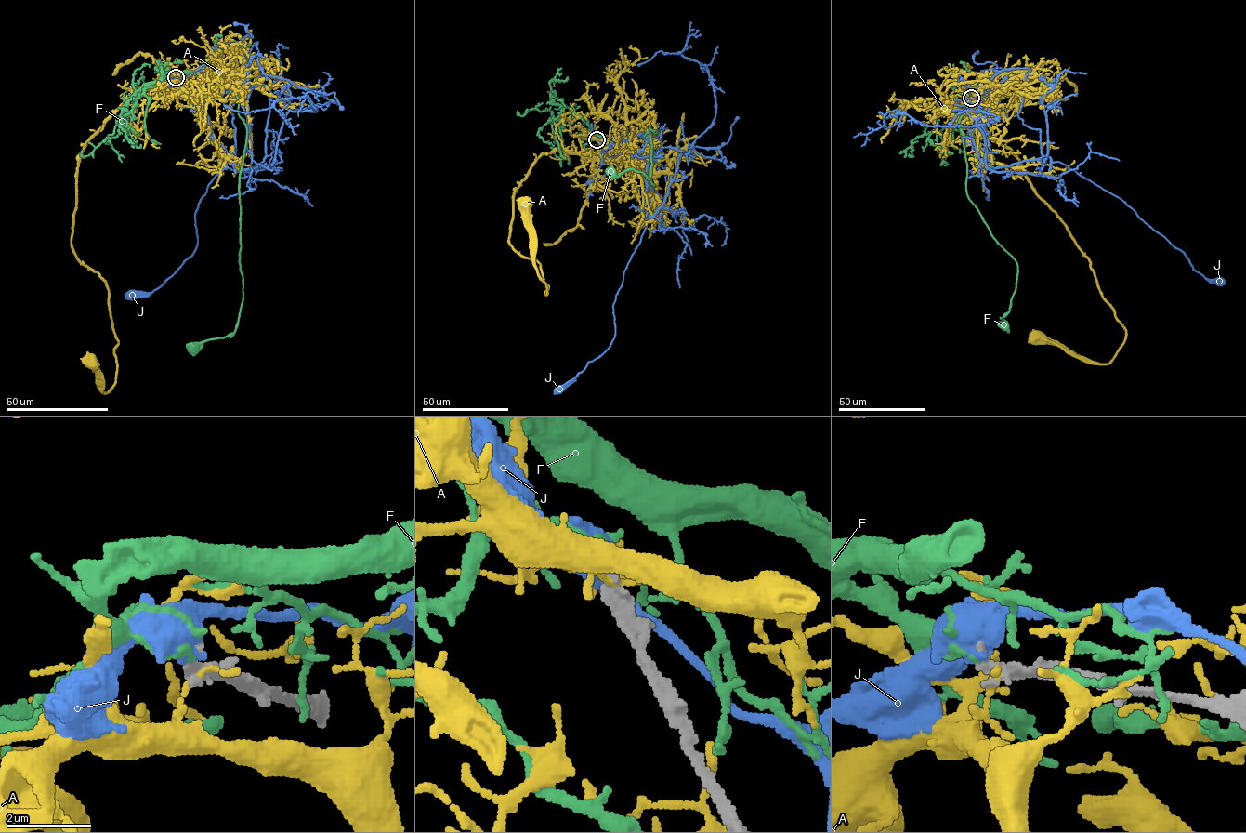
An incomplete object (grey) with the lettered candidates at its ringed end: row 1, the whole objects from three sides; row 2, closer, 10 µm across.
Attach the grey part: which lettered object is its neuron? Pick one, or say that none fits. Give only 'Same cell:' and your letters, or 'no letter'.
Same cell: no letter

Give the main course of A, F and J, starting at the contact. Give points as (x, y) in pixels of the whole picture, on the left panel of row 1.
A: (177, 77), (192, 96), (139, 90), (80, 154), (72, 245), (109, 290), (118, 344), (107, 392), (91, 360)
F: (176, 76), (173, 72), (195, 72), (233, 94), (246, 128), (237, 326), (229, 336), (193, 348)
J: (176, 76), (217, 46), (258, 42), (229, 109), (235, 153), (195, 213), (197, 245), (148, 295), (131, 295)

